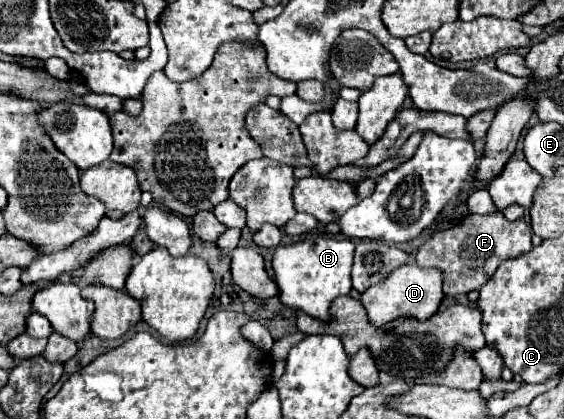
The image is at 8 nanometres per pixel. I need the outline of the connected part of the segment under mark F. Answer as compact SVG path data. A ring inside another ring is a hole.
M502 211L494 215L468 215L456 227L438 231L416 253L418 267L440 269L444 275L444 295L456 297L480 289L502 261L514 259L532 249L532 229L524 219L508 221Z

